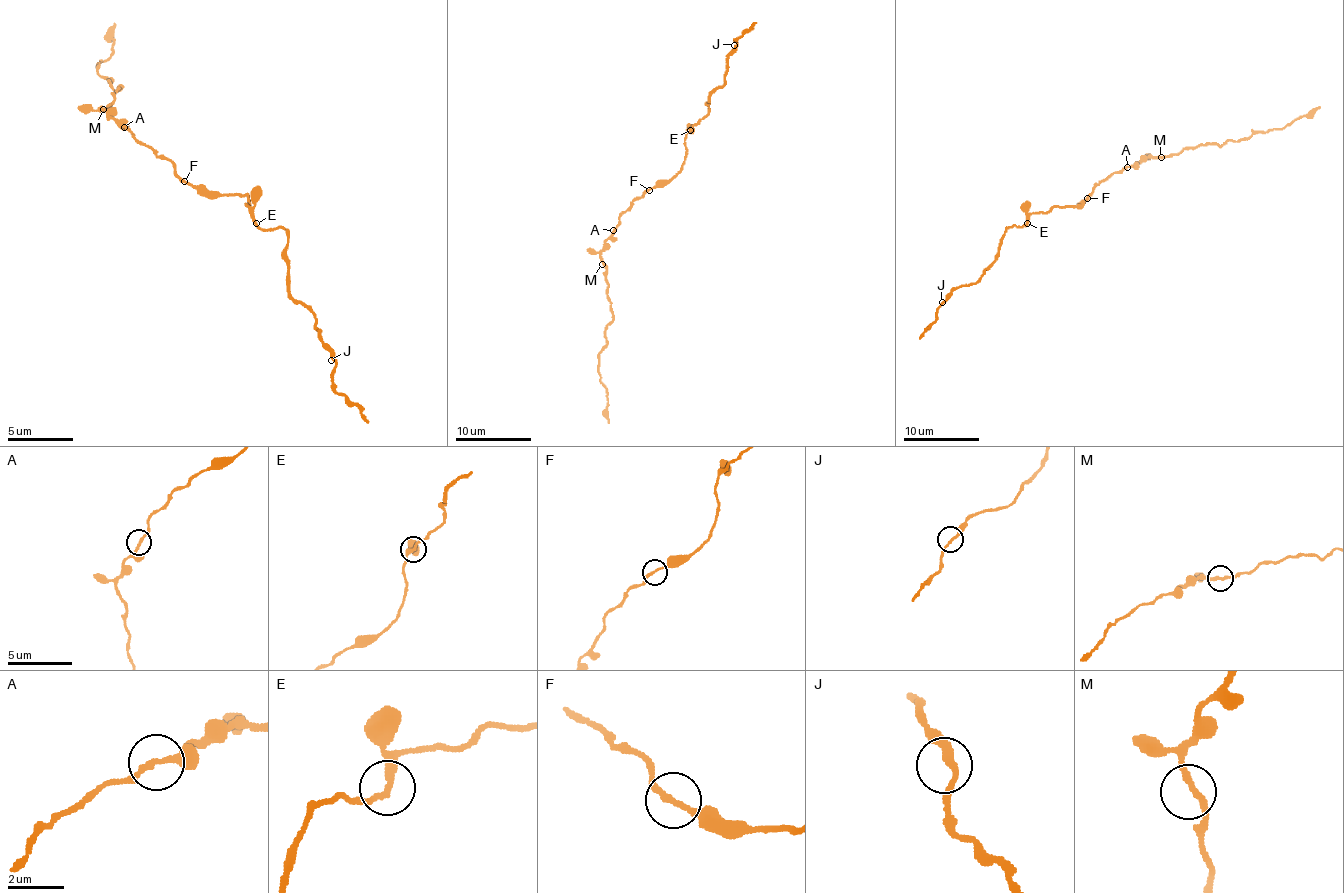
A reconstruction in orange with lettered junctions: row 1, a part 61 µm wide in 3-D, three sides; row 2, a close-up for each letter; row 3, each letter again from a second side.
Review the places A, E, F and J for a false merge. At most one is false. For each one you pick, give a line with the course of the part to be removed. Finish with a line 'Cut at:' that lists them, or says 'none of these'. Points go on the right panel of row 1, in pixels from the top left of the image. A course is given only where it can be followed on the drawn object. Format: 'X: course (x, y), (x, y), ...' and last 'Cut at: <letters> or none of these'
Cut at: none of these

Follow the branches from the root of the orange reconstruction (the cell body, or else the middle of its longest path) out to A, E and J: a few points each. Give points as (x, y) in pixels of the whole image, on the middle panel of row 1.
A: (647, 192), (621, 214), (619, 224), (613, 230)
E: (647, 192), (666, 184), (681, 169), (687, 150), (685, 135), (690, 130)
J: (647, 192), (681, 169), (685, 135), (705, 116), (709, 96), (724, 84), (726, 56), (734, 45)

